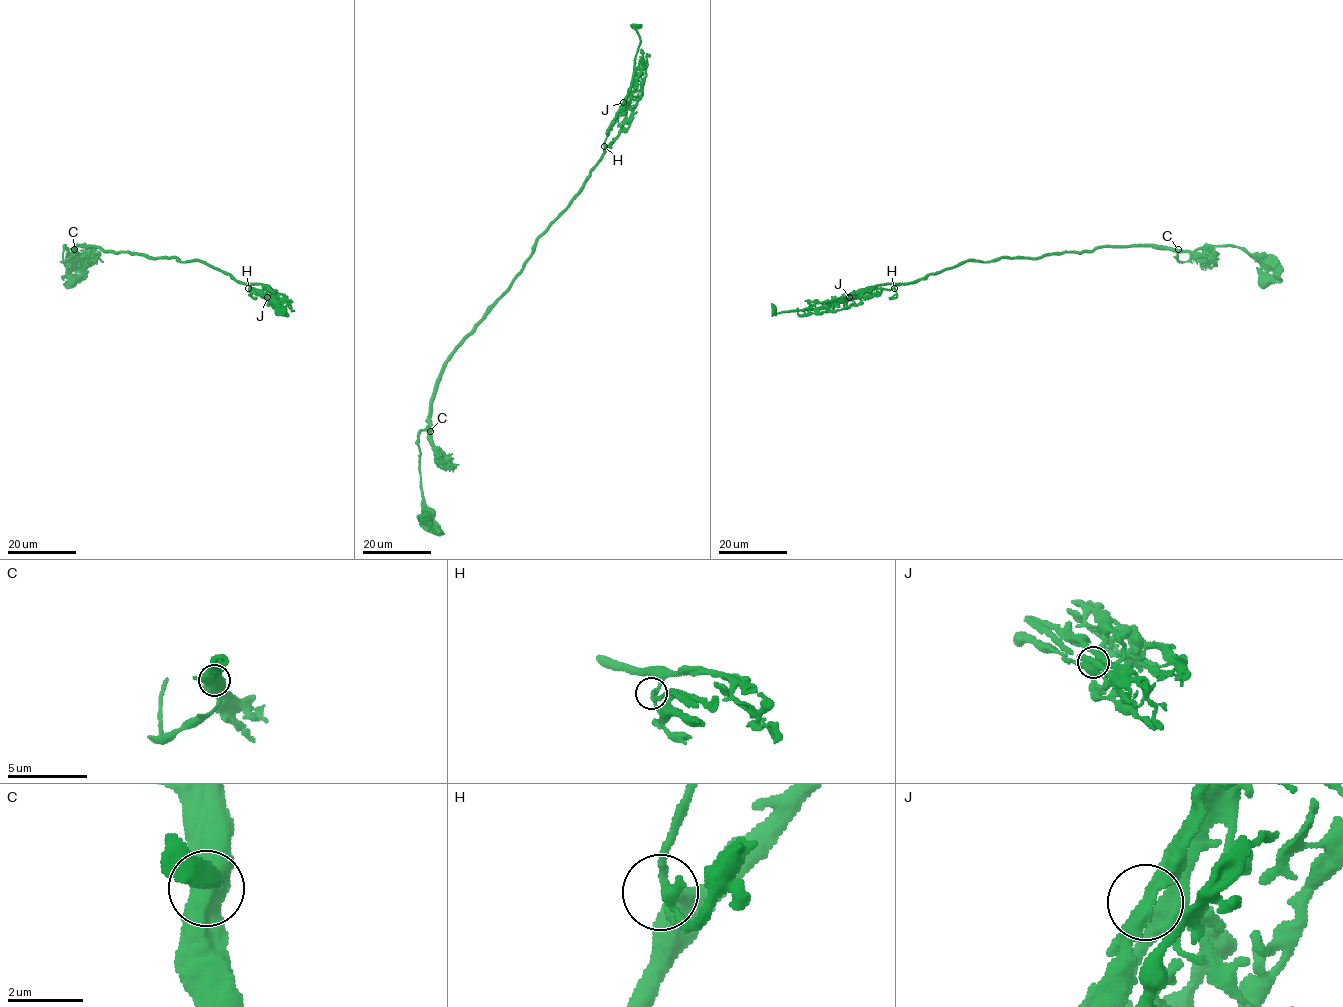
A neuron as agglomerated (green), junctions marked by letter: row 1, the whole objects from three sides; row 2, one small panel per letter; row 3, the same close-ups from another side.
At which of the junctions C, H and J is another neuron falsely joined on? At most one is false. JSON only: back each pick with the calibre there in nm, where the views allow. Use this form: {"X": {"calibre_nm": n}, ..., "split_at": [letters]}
{"J": {"calibre_nm": 460}, "split_at": ["J"]}

